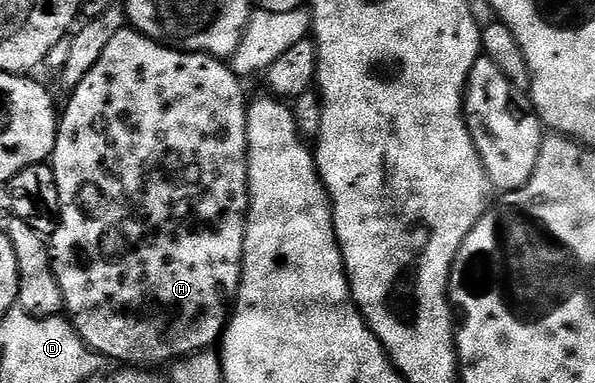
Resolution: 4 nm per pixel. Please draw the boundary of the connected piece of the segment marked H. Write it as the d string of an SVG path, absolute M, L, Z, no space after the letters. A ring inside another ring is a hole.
M124 27L109 42L109 47L105 47L101 59L93 63L93 71L81 79L77 88L70 90L67 101L67 110L62 110L59 117L59 130L55 136L55 149L52 151L49 164L57 179L57 191L59 192L59 226L57 231L49 238L49 248L51 251L51 269L55 272L57 283L61 287L63 296L63 307L71 325L79 332L79 338L100 353L105 359L110 359L115 363L122 363L127 367L155 367L151 365L163 365L174 363L182 358L191 356L192 353L202 353L210 350L211 345L220 340L233 308L233 302L239 293L239 280L243 274L243 240L247 230L247 106L248 98L243 98L243 89L240 78L229 68L220 58L211 57L207 53L185 53L182 49L172 49L169 45L160 45L158 41L152 41L150 37L143 36L142 33L131 27Z

